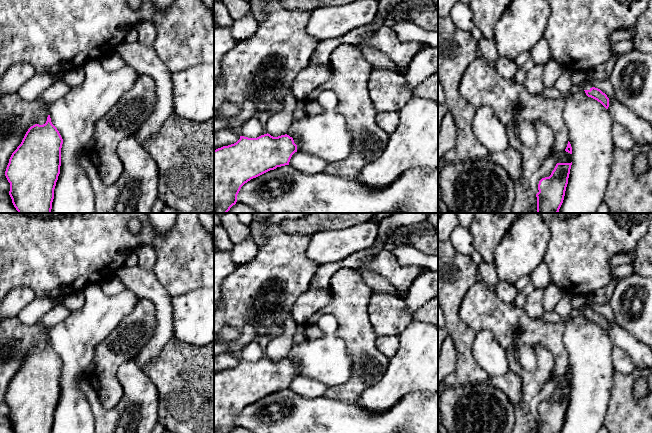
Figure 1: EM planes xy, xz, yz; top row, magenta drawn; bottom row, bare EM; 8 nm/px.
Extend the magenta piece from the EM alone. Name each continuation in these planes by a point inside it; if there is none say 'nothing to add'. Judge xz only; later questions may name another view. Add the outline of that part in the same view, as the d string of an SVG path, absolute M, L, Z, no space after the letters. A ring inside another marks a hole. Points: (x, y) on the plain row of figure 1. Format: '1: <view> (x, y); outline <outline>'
nothing to add

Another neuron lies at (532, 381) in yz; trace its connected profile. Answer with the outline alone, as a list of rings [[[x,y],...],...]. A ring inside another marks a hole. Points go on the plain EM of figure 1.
[[[535,345],[534,350],[537,356],[537,366],[532,371],[526,370],[519,364],[516,350],[506,350],[509,369],[517,374],[522,382],[521,400],[514,405],[513,433],[537,433],[537,421],[536,417],[530,412],[530,404],[550,379],[555,367],[555,358],[550,350],[542,345]]]

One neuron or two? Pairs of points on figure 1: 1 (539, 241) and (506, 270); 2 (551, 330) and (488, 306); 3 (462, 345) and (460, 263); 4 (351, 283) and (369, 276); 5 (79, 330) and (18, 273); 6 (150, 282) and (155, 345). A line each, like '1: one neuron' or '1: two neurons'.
1: one neuron
2: one neuron
3: one neuron
4: two neurons
5: two neurons
6: one neuron

